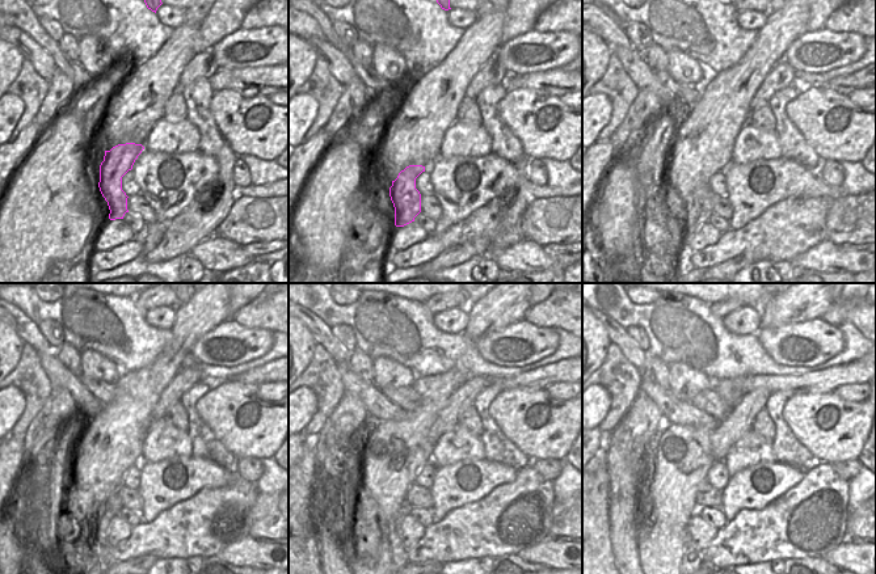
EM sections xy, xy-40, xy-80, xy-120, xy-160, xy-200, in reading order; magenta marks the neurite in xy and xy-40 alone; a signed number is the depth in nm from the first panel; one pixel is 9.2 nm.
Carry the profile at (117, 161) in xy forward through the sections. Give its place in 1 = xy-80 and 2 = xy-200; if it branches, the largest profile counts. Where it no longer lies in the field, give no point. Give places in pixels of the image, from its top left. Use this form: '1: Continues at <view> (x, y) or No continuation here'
1: Continues at xy-80 (698, 209)
2: Continues at xy-200 (690, 548)

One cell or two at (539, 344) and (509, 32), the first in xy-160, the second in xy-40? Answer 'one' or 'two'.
two

